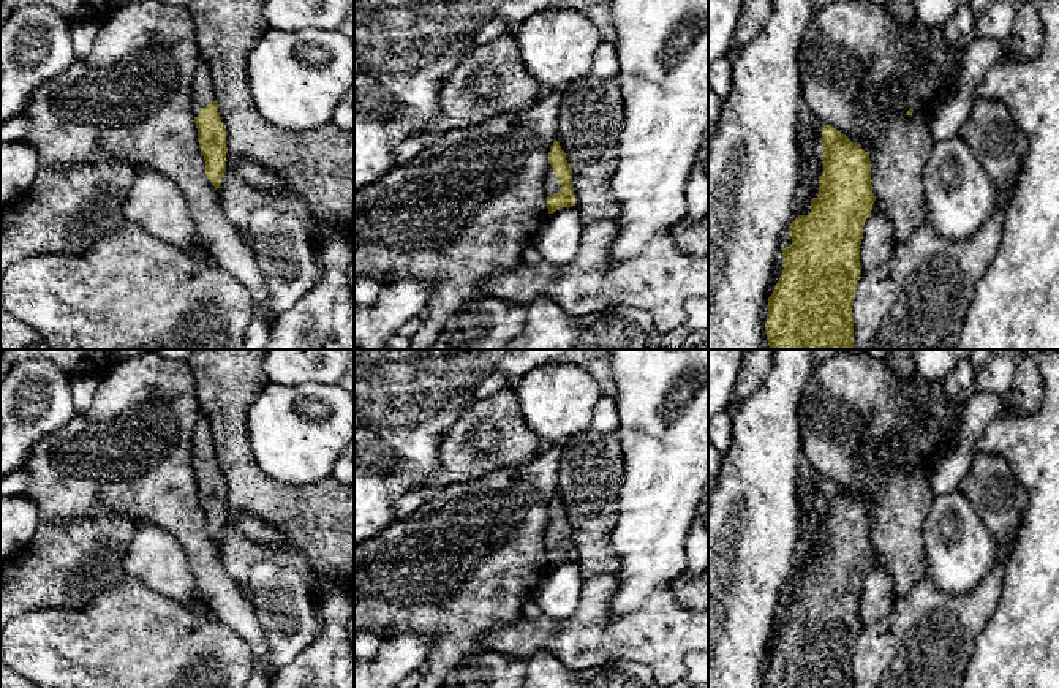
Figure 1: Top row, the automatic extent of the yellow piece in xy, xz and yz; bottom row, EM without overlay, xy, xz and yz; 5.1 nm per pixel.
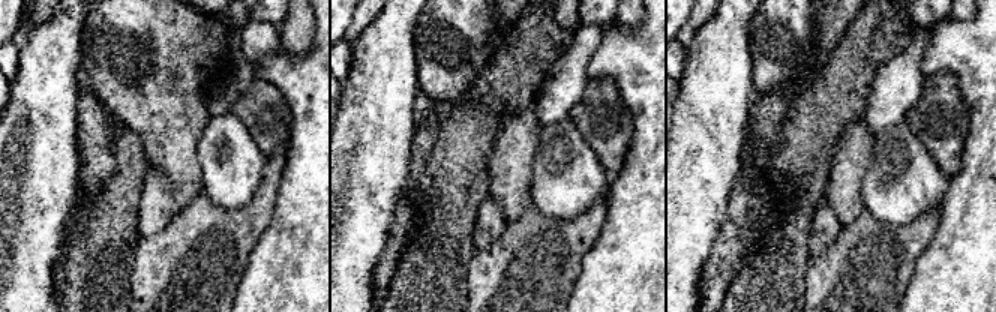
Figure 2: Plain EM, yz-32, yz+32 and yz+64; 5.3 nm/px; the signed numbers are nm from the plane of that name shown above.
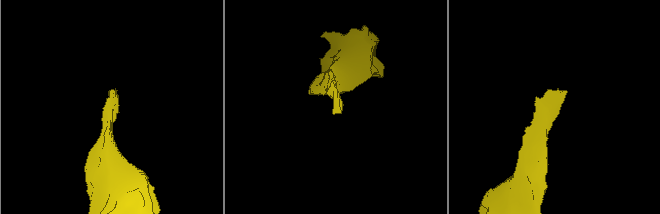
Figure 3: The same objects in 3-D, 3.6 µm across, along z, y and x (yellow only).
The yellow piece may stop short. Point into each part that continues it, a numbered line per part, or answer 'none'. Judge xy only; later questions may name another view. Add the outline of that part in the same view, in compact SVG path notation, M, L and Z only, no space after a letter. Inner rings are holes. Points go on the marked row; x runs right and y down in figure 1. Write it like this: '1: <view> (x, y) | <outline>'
1: xy (203, 94) | M201 60L191 82L191 111L194 117L198 117L199 111L215 100L217 93L213 90L210 68Z

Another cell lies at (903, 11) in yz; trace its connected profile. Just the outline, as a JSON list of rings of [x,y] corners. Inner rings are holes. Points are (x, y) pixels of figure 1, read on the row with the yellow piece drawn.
[[[888,0],[884,8],[899,25],[909,25],[917,22],[912,0]]]

